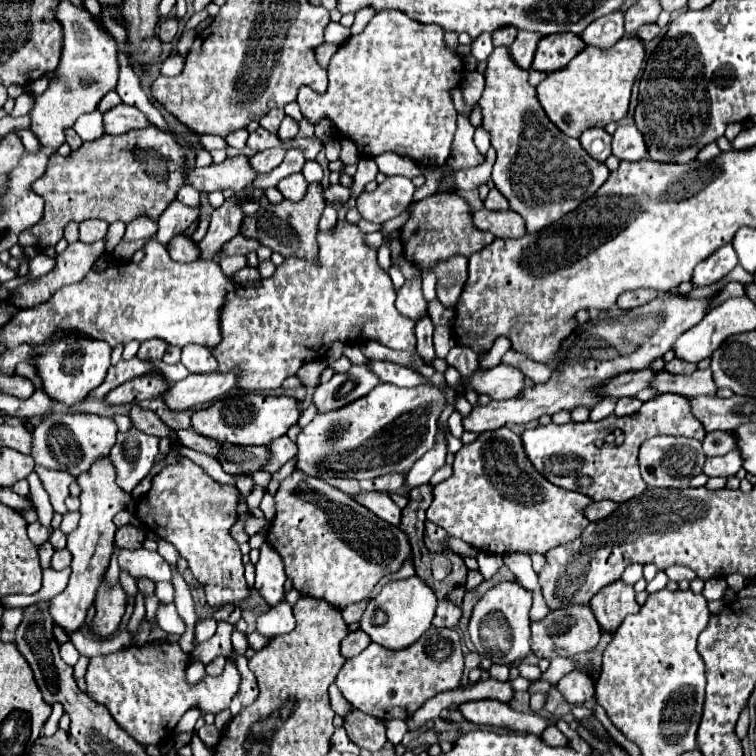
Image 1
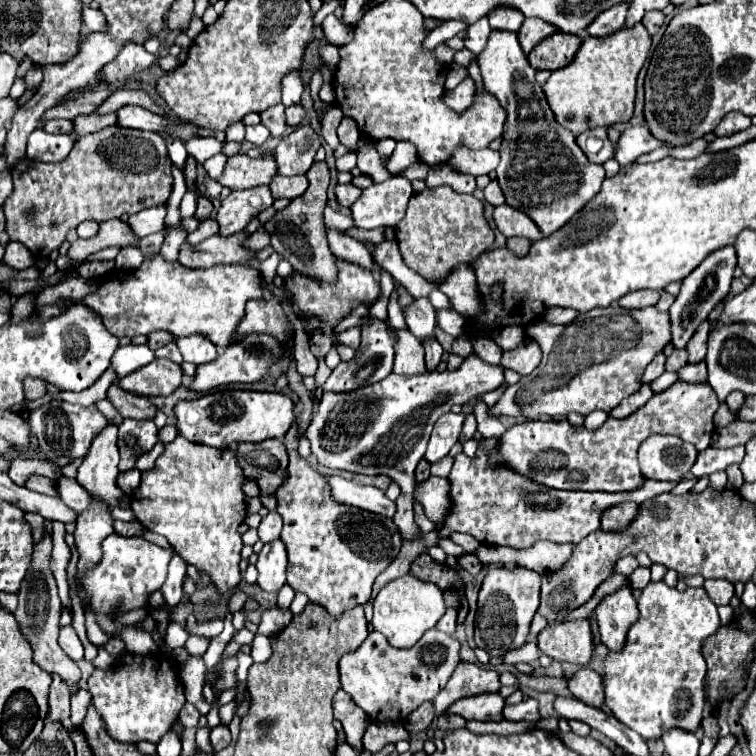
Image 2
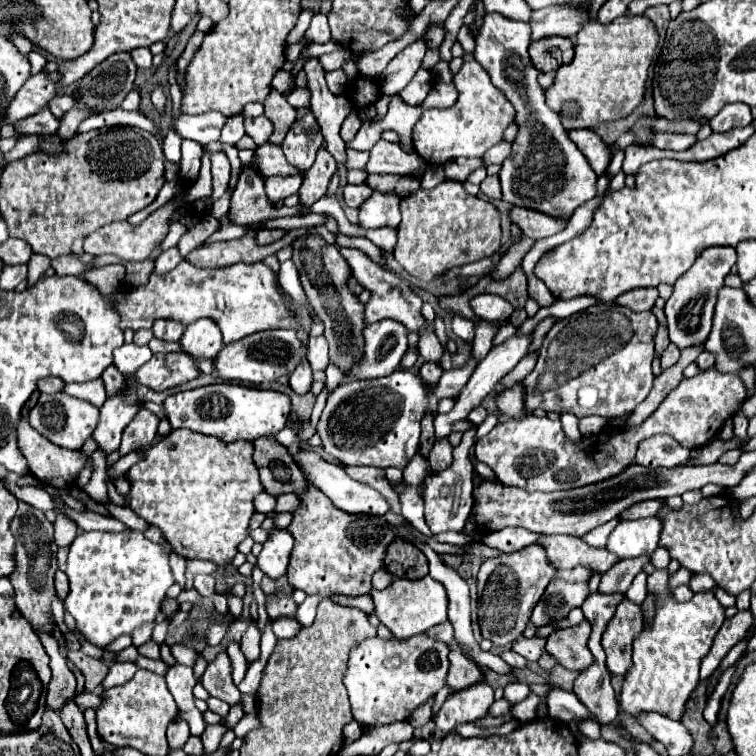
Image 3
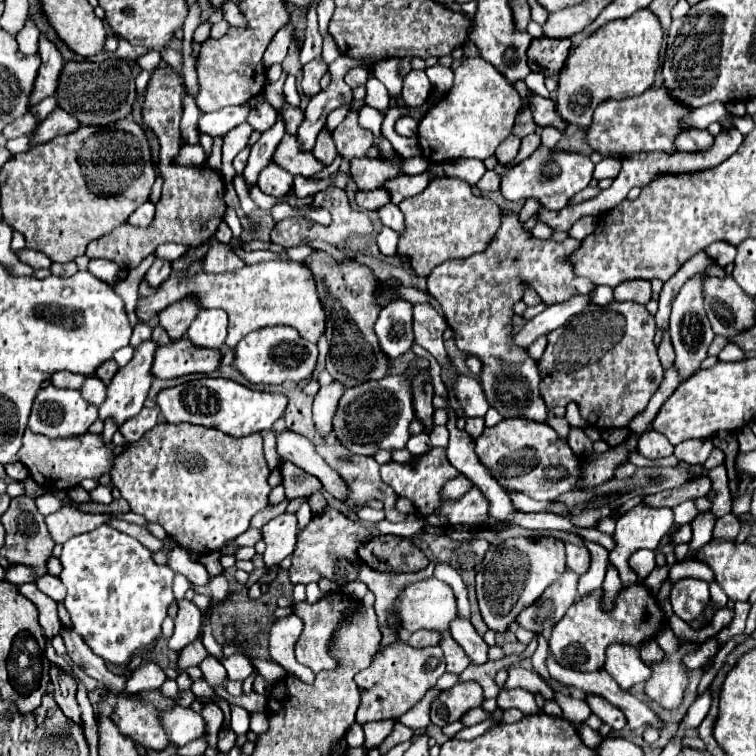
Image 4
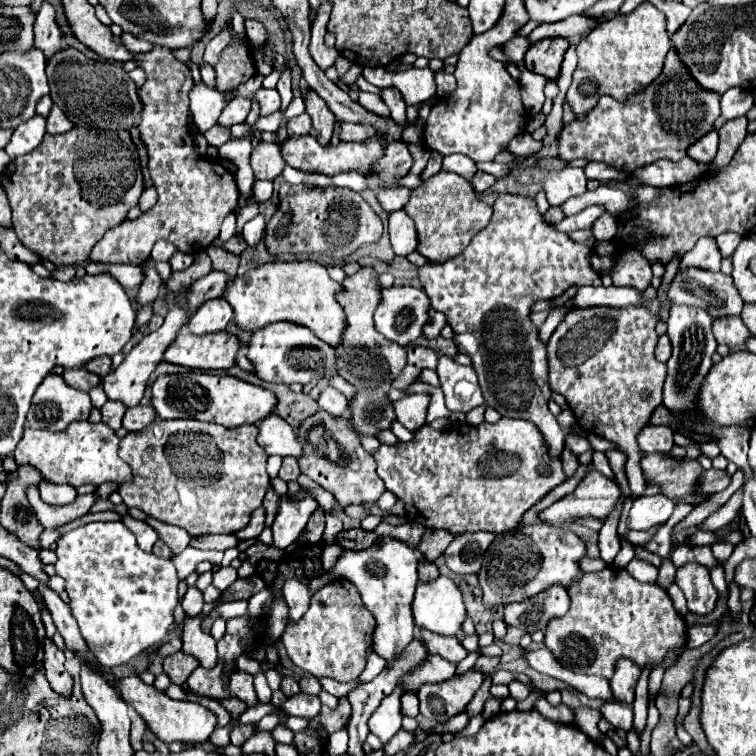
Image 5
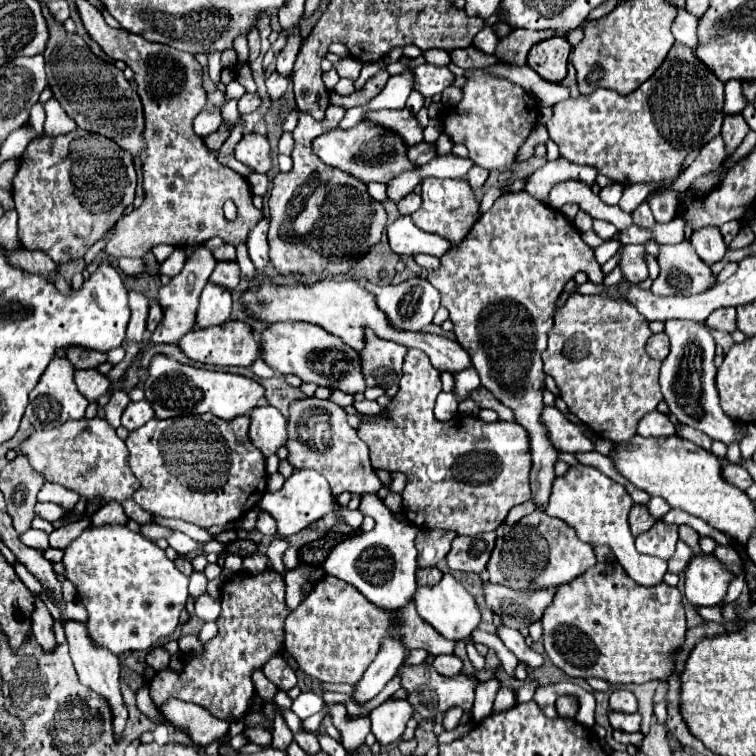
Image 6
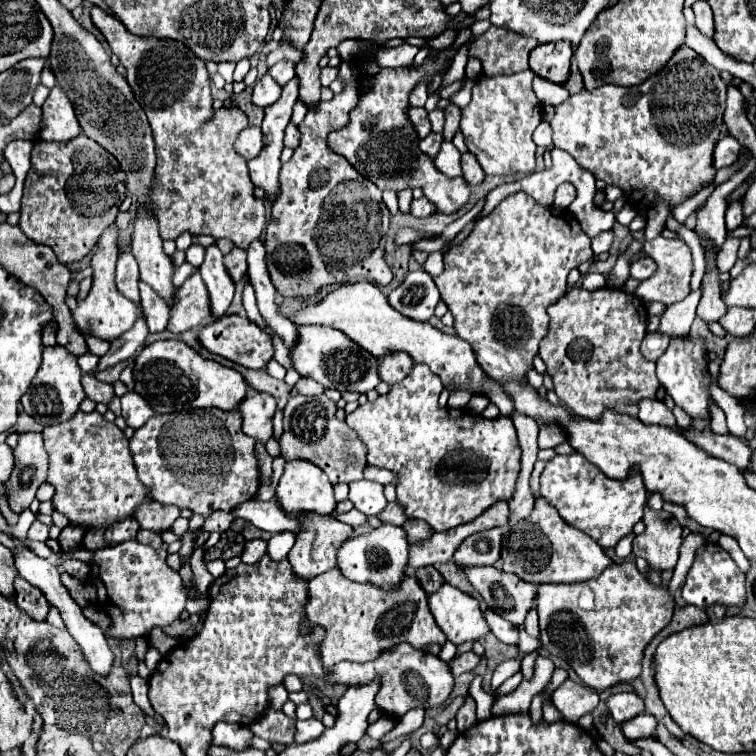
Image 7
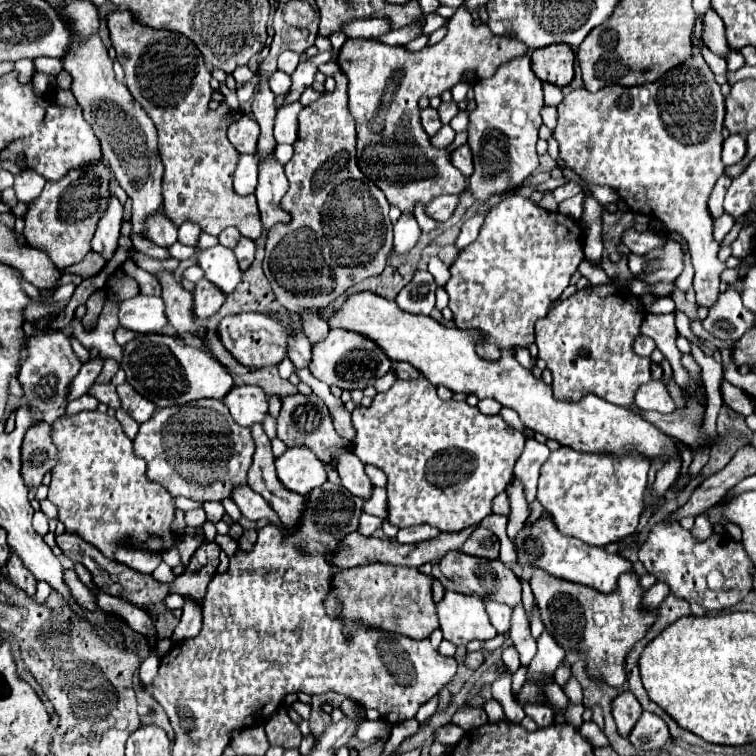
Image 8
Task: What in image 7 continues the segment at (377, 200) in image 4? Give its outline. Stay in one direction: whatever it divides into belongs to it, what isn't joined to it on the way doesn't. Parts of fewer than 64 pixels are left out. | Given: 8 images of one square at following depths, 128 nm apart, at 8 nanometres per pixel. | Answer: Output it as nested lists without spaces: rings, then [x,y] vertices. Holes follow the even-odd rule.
[[[414,198],[412,204],[410,204],[410,214],[412,216],[420,216],[420,218],[426,218],[426,216],[432,216],[434,214],[434,204],[428,200],[428,198]]]

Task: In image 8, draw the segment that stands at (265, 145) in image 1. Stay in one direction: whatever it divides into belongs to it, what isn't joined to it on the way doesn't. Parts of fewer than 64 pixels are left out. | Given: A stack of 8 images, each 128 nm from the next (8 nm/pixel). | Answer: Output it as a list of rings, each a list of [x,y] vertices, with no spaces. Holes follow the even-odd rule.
[[[286,50],[286,52],[280,54],[280,58],[278,58],[278,70],[286,72],[286,74],[292,74],[296,70],[296,66],[298,66],[298,54],[296,52]]]

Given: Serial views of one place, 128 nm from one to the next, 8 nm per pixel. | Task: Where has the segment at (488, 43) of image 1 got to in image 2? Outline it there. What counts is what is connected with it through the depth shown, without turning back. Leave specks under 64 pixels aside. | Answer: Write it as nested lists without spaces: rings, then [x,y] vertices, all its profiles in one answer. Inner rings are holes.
[[[482,18],[482,20],[478,20],[474,26],[470,26],[470,28],[466,30],[466,40],[464,40],[464,44],[466,44],[466,48],[468,48],[472,54],[478,56],[478,54],[484,50],[488,36],[490,36],[490,24],[488,24],[486,18]]]

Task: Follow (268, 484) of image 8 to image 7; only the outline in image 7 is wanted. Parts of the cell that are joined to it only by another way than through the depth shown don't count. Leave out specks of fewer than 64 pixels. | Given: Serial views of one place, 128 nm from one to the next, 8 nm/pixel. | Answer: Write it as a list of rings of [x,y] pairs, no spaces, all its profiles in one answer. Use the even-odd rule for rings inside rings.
[[[256,444],[256,458],[258,458],[258,468],[260,468],[260,480],[266,482],[272,476],[272,458],[262,444]],[[306,516],[300,522],[304,524],[304,530],[296,536],[296,544],[288,554],[288,562],[292,564],[294,576],[310,582],[314,576],[324,574],[326,570],[336,566],[336,552],[342,546],[342,542],[350,538],[352,526],[332,520],[328,516]]]

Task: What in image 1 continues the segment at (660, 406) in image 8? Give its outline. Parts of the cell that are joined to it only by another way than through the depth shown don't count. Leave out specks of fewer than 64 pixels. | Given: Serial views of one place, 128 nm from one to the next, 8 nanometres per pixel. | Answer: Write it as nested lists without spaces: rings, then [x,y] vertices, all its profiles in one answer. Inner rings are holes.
[[[678,436],[650,438],[640,446],[640,456],[638,456],[642,478],[652,488],[688,488],[688,482],[702,472],[704,462],[706,454],[702,450],[702,442]]]

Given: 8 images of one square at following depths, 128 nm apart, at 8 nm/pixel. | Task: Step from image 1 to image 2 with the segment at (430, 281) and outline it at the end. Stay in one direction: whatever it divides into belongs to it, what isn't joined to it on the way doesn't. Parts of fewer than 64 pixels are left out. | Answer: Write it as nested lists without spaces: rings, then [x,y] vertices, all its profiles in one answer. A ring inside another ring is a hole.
[[[434,288],[434,290],[428,294],[428,300],[432,302],[434,308],[452,308],[450,300],[448,300],[442,292],[438,292],[438,288]]]

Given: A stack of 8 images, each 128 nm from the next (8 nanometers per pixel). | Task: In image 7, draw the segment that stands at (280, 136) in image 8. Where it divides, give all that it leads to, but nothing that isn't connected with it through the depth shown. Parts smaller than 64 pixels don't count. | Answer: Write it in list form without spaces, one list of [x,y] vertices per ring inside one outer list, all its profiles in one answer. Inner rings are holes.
[[[290,122],[288,128],[286,128],[286,134],[284,134],[284,146],[294,150],[294,148],[298,146],[298,140],[300,140],[300,132],[298,132],[298,128]]]

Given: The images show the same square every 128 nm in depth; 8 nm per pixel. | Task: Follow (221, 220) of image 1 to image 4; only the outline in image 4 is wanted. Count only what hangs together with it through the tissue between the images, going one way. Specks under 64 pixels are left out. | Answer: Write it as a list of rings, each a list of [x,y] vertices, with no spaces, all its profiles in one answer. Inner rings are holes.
[[[278,116],[278,122],[266,130],[260,140],[250,148],[250,158],[248,158],[248,164],[242,172],[242,178],[246,182],[246,186],[256,186],[258,182],[258,172],[262,172],[262,168],[266,168],[266,164],[270,164],[272,160],[272,154],[274,154],[274,148],[278,146],[278,142],[282,140],[284,136],[284,122],[282,118]]]

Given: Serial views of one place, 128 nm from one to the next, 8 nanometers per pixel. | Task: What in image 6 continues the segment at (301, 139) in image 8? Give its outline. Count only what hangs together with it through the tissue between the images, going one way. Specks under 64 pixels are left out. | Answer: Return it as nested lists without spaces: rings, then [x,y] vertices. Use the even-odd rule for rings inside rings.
[[[328,106],[328,116],[318,122],[312,116],[300,114],[298,124],[292,132],[296,146],[292,152],[294,168],[288,174],[278,174],[272,184],[268,208],[270,208],[270,230],[268,230],[268,244],[270,244],[270,262],[274,268],[282,274],[290,272],[304,272],[304,274],[318,274],[320,278],[344,274],[350,270],[354,262],[362,258],[362,254],[380,242],[382,230],[386,226],[386,212],[380,202],[372,200],[366,194],[366,184],[352,178],[350,174],[326,166],[318,156],[312,156],[312,140],[318,138],[320,134],[332,130],[338,126],[342,116],[346,114],[346,108],[342,106]]]

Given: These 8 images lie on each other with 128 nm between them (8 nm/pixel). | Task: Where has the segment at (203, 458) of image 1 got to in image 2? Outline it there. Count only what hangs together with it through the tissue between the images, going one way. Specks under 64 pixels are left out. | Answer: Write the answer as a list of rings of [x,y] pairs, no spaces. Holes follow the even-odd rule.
[[[158,441],[156,445],[150,450],[149,452],[146,452],[138,458],[136,462],[136,467],[142,472],[148,469],[151,469],[156,459],[164,452],[164,444]]]

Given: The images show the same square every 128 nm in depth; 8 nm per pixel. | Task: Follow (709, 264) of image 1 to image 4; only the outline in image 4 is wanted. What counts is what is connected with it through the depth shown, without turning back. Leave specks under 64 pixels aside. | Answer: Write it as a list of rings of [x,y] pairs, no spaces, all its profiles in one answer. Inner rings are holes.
[[[714,242],[714,244],[710,244],[710,246],[704,250],[704,254],[706,254],[714,264],[718,264],[718,266],[724,268],[726,264],[734,262],[736,248],[730,246],[730,244],[724,244],[724,242]],[[698,274],[698,276],[692,276],[690,280],[686,280],[686,284],[680,288],[676,300],[672,302],[670,338],[672,338],[674,350],[676,350],[674,366],[682,374],[682,380],[690,378],[698,370],[698,366],[706,358],[708,346],[710,346],[710,342],[714,338],[714,332],[710,328],[710,322],[708,322],[706,310],[704,310],[704,292],[702,292],[702,280],[704,278],[706,278],[704,274]]]

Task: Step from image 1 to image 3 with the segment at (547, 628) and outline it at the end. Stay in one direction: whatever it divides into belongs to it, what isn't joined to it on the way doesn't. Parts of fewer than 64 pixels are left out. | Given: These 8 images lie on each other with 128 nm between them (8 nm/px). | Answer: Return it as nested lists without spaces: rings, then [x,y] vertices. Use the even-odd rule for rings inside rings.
[[[586,620],[572,628],[560,628],[548,636],[546,652],[552,654],[564,668],[578,672],[586,670],[594,662],[594,656],[586,646],[588,636],[590,636],[590,624]]]

